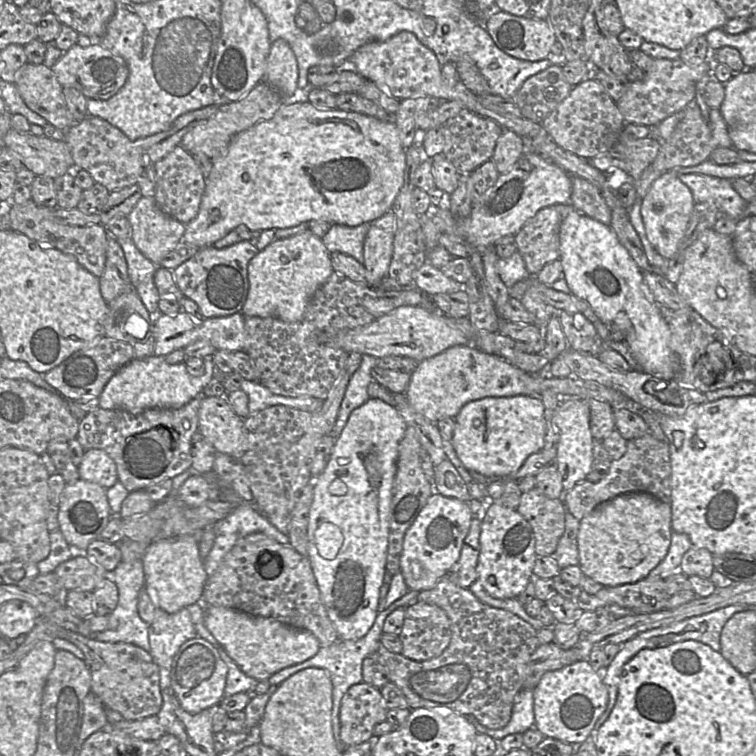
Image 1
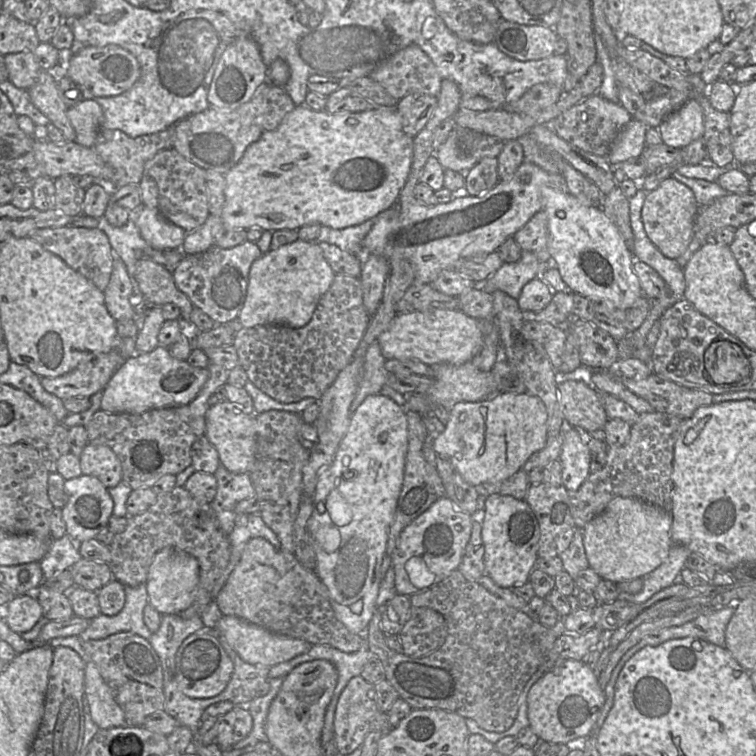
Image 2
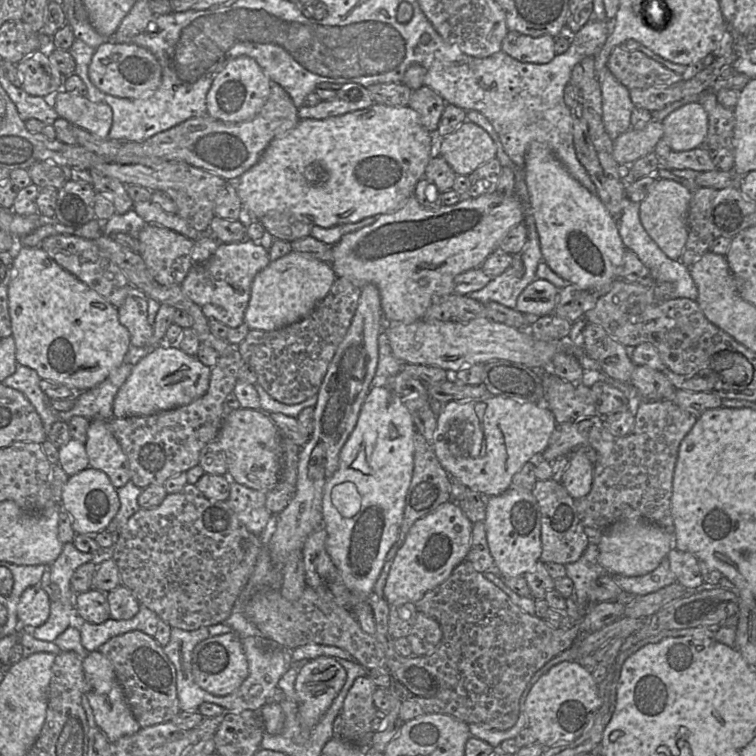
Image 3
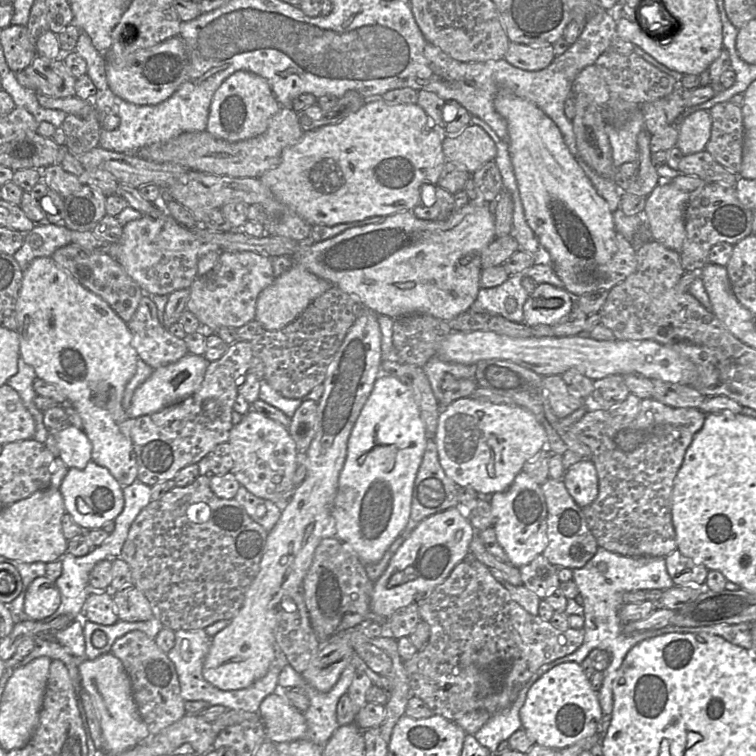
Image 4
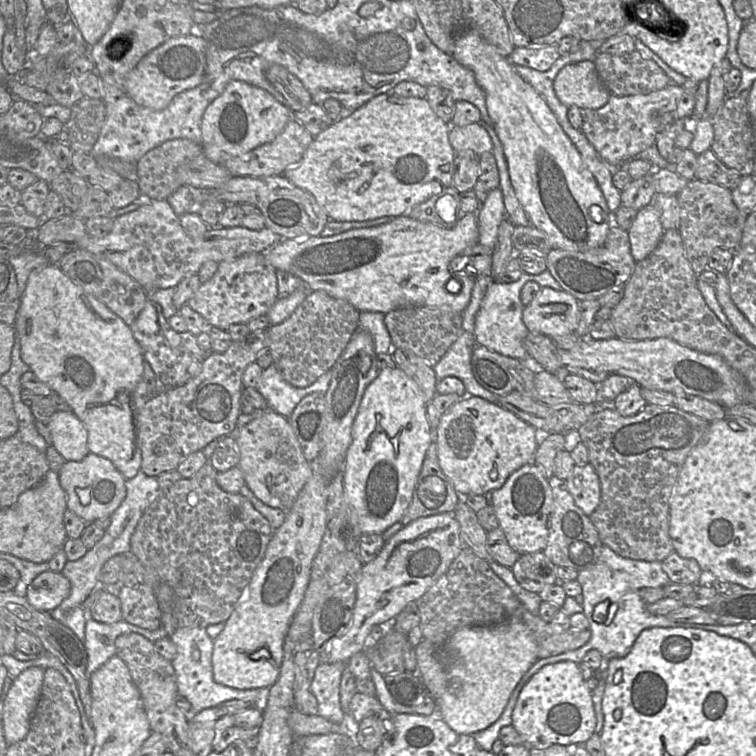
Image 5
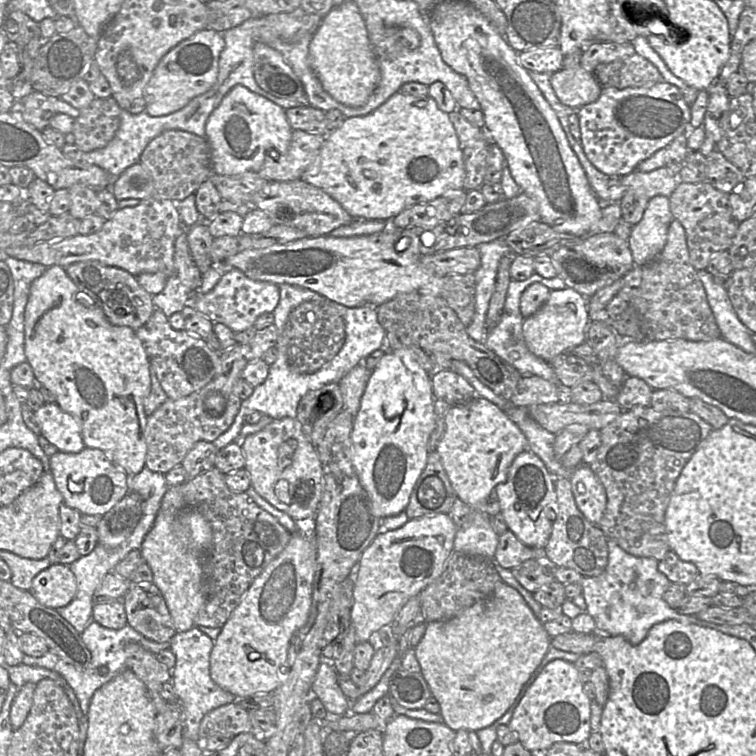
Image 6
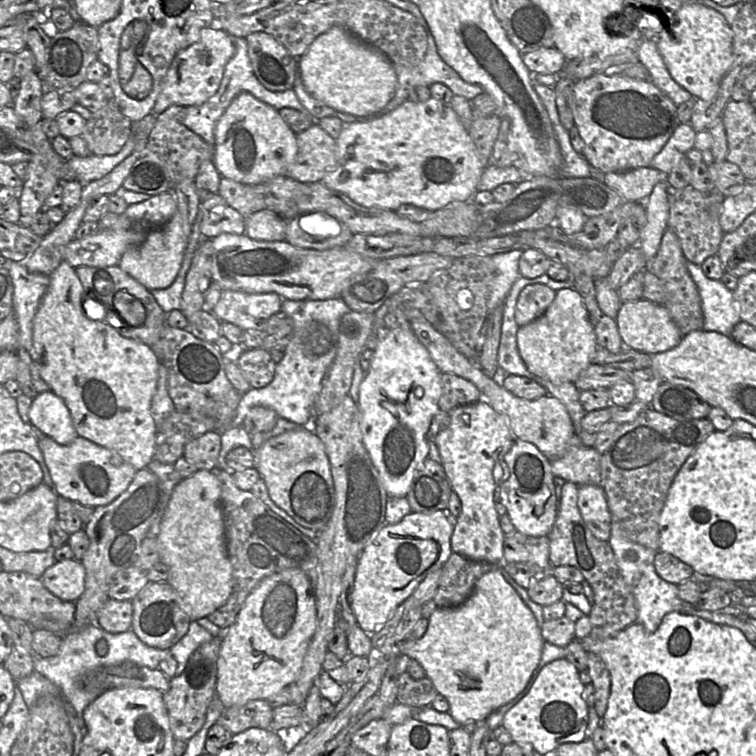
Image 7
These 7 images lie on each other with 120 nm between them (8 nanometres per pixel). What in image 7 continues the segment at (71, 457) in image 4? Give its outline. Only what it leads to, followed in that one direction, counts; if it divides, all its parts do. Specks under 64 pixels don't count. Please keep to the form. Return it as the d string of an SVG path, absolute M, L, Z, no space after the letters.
M51 390L38 393L29 414L33 425L61 445L70 444L78 436L69 409Z

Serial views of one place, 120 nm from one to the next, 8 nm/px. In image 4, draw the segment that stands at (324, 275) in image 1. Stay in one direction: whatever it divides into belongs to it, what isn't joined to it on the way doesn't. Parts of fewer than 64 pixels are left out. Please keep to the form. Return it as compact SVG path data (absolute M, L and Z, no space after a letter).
M294 263L292 268L263 289L256 303L255 320L264 330L280 330L294 321L309 305L321 294L333 287L331 282L322 279L299 264Z

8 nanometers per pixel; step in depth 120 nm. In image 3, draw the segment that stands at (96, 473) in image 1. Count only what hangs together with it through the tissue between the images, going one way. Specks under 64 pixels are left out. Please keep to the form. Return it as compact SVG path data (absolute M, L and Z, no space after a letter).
M107 420L90 421L84 445L89 467L103 471L116 489L131 480L128 458L107 428Z

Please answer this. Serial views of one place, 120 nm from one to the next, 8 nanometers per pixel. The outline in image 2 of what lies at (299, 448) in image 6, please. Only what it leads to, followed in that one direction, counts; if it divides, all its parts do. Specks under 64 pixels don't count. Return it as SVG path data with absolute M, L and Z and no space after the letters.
M219 402L209 407L206 413L204 435L216 448L221 465L236 474L249 473L256 460L256 415L245 413L230 402Z

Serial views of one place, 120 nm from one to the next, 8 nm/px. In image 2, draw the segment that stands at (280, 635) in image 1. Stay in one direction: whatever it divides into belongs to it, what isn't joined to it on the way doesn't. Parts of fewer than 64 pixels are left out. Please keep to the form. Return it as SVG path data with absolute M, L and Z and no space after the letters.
M223 615L215 629L220 636L223 636L227 640L229 645L237 652L242 660L253 665L261 664L272 667L308 652L313 646L305 640L270 632L259 625L250 623L236 616Z

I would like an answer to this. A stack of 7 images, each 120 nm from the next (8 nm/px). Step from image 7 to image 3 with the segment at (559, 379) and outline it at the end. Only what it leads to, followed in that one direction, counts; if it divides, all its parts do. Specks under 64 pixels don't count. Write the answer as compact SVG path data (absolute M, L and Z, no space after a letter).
M537 279L519 295L516 310L522 314L543 317L552 314L560 289L547 280Z

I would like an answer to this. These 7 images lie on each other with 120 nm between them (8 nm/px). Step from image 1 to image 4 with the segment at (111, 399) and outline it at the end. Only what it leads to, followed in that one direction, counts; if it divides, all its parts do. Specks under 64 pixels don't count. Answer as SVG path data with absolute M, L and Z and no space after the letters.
M188 353L174 363L154 369L151 376L135 390L131 406L126 411L127 417L152 414L191 396L201 386L208 364L203 355Z

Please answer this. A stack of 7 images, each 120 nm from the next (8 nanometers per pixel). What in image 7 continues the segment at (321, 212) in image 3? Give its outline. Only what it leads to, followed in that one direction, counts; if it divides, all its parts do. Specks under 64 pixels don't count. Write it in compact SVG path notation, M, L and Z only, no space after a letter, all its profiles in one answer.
M430 97L424 102L405 100L392 111L368 122L343 123L341 133L336 139L337 167L327 172L319 181L325 187L341 192L355 203L369 208L383 208L396 211L403 204L411 204L429 211L436 211L454 202L465 202L474 192L477 191L477 184L485 169L480 155L472 141L469 131L463 126L450 104L445 104L439 98Z

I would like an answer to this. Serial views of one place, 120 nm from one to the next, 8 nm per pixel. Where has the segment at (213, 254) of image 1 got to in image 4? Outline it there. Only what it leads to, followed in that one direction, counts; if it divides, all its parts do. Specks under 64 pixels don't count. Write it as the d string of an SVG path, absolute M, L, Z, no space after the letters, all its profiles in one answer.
M220 251L214 267L206 274L197 276L189 287L190 295L186 309L193 313L204 330L217 331L221 327L238 329L255 319L256 303L260 292L274 281L271 257L253 251L228 252Z

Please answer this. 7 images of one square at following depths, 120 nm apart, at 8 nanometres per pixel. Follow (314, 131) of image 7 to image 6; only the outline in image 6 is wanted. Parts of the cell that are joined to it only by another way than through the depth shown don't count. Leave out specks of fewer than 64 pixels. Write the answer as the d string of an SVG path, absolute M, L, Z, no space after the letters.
M292 129L288 151L278 158L266 155L261 169L257 172L268 181L292 181L301 179L308 166L315 161L326 136Z

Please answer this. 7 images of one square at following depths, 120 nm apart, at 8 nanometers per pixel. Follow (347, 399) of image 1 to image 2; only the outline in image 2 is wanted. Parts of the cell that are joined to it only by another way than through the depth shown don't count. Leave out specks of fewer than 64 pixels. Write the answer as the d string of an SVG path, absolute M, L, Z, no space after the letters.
M376 339L364 355L362 379L358 385L356 395L351 403L351 414L369 395L379 394L382 387L387 384L389 372L385 368L386 359L382 355L378 340Z

